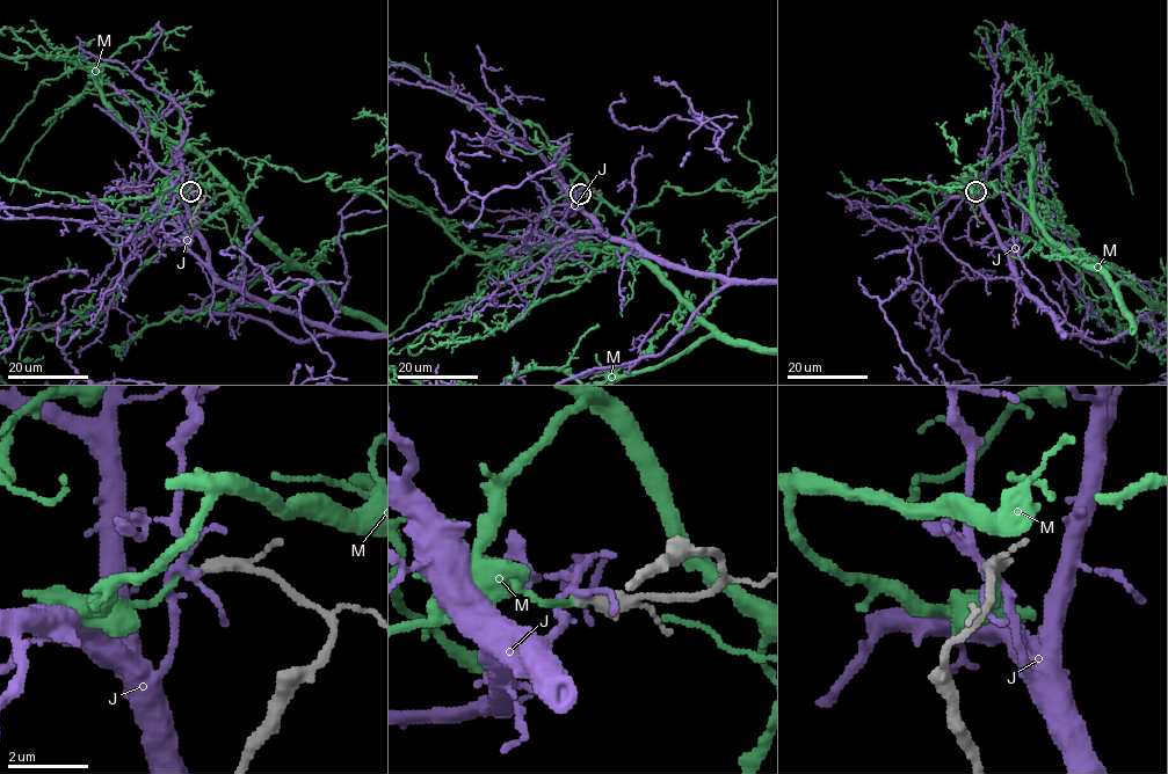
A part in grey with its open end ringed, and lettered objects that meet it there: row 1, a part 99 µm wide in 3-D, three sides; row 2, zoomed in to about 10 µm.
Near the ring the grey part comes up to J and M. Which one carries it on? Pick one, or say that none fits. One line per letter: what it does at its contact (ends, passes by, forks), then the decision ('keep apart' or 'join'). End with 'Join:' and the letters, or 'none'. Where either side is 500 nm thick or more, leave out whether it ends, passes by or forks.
J: it forks there; keep apart
M: it ends there; keep apart
Join: none

